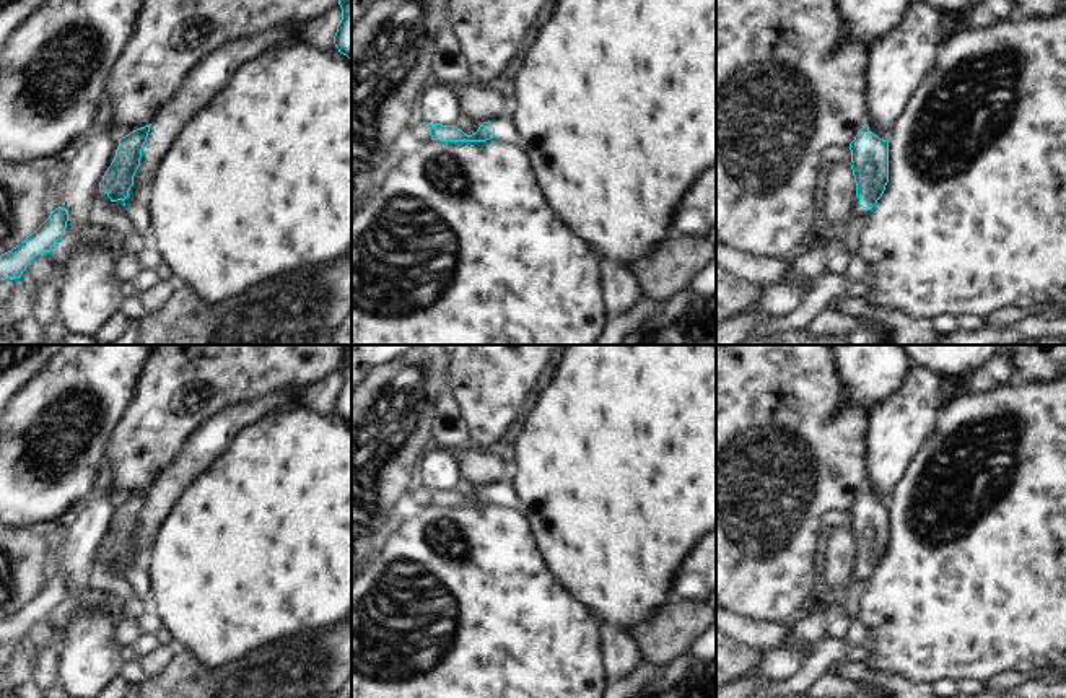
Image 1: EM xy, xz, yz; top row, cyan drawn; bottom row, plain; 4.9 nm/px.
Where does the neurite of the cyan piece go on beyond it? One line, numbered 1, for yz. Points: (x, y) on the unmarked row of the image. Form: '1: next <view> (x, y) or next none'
1: next yz (858, 576)

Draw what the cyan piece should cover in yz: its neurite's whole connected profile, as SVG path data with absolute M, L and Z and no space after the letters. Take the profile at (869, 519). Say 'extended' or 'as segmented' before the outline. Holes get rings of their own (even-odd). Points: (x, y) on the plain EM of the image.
extended | M864 488L850 508L851 534L856 547L856 566L850 579L864 582L882 561L889 547L889 506L874 500Z

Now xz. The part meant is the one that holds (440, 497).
extended | M505 480L491 482L488 486L483 486L478 495L472 500L464 498L454 490L443 488L426 488L431 504L439 506L487 506L496 503L514 511L522 509L522 500L519 498L513 483Z

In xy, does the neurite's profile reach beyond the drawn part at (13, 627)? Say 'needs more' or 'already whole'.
already whole

